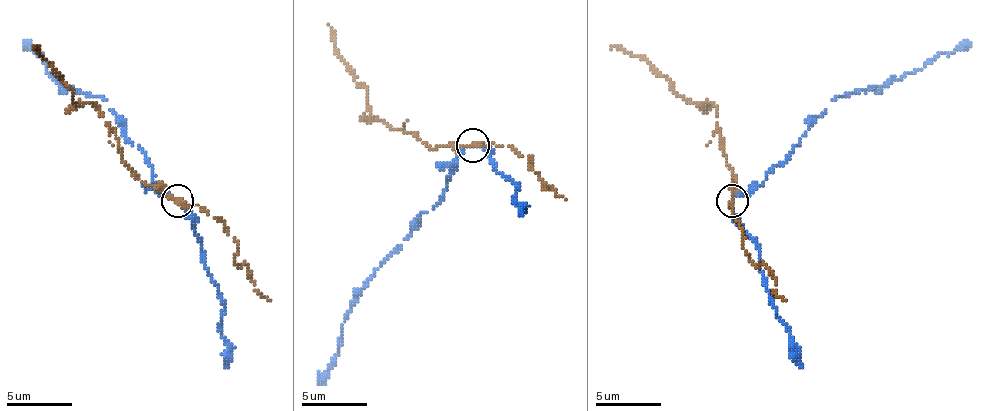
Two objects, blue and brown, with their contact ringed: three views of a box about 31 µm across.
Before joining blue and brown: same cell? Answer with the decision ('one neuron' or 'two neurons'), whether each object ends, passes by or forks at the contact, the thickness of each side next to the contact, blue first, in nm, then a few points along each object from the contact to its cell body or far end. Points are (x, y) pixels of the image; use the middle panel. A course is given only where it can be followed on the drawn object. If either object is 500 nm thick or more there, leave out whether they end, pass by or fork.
two neurons; blue passes by; brown passes by; calibres 140 and 320 nm; course blue (473, 146), (463, 149), (446, 179), (440, 203), (426, 212), (357, 298), (341, 324), (335, 365), (318, 384); course brown (473, 146), (433, 149), (411, 133), (391, 129), (370, 114), (367, 97), (338, 53), (328, 24)

